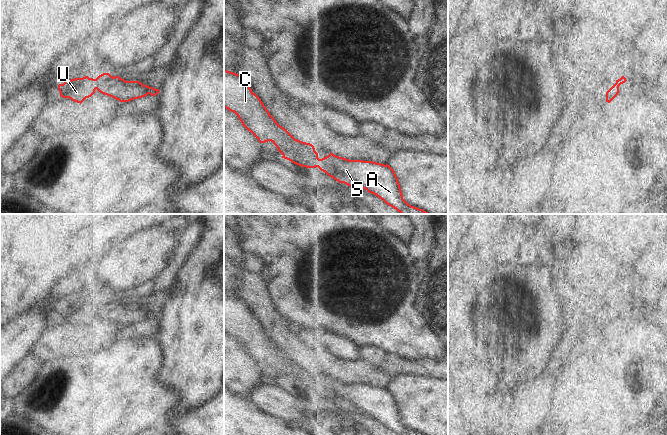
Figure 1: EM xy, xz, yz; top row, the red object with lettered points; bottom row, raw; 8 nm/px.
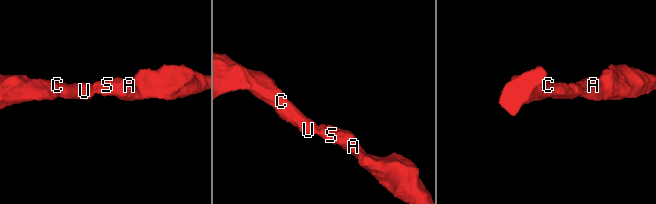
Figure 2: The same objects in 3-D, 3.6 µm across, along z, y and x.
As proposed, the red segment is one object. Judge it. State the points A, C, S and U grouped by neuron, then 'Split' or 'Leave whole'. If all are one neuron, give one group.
Groups: A C S U. Leave whole.

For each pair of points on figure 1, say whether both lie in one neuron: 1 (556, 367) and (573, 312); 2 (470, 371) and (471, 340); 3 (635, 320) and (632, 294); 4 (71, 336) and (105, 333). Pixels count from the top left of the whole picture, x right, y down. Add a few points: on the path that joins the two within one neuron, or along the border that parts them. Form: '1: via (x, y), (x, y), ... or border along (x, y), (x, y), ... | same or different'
1: via (564, 353), (574, 343), (574, 326) | same
2: border along (458, 368), (464, 362), (481, 362), (492, 371) | different
3: border along (627, 304), (646, 314) | different
4: via (79, 336), (97, 333) | same

